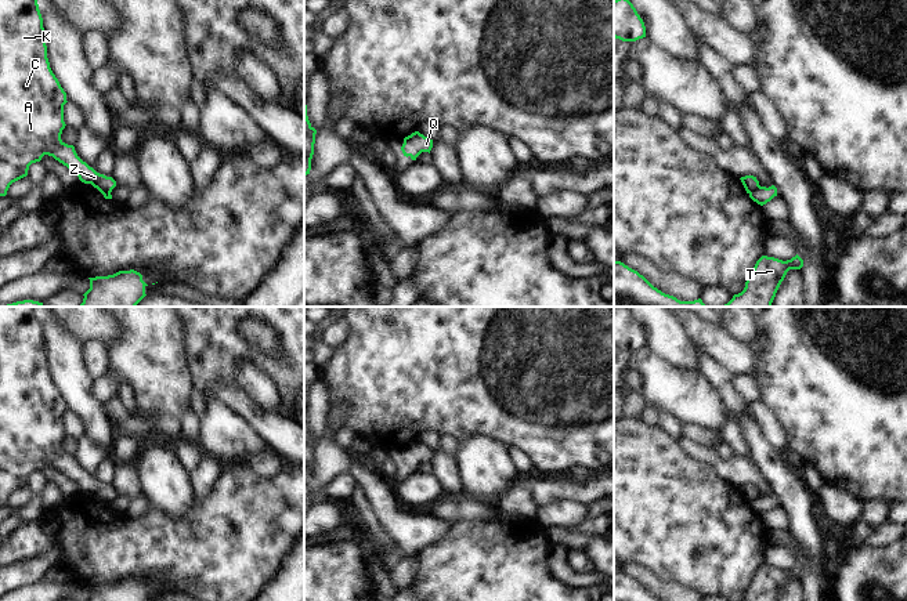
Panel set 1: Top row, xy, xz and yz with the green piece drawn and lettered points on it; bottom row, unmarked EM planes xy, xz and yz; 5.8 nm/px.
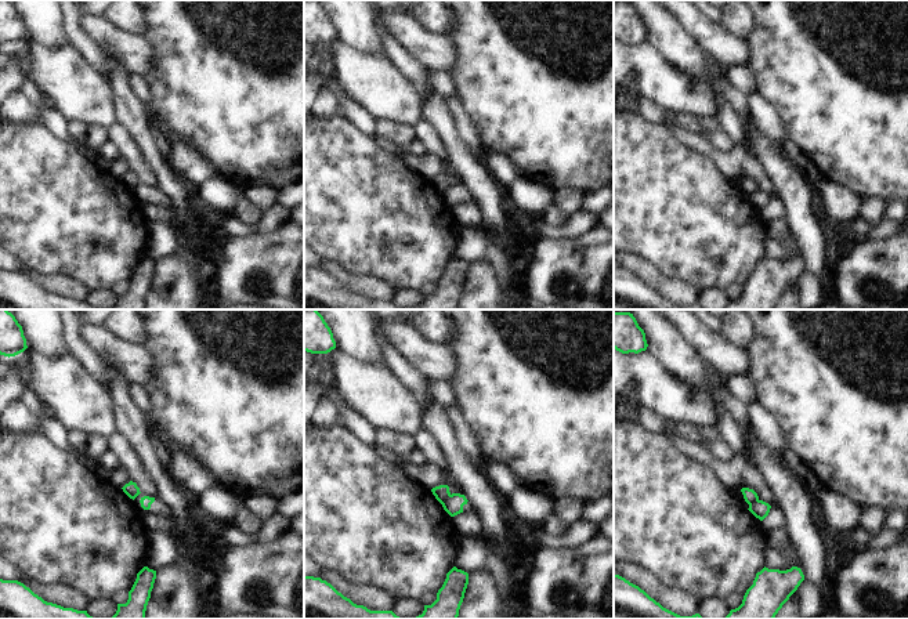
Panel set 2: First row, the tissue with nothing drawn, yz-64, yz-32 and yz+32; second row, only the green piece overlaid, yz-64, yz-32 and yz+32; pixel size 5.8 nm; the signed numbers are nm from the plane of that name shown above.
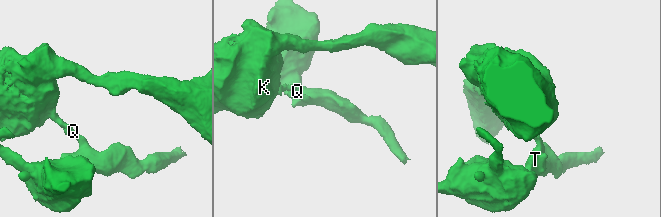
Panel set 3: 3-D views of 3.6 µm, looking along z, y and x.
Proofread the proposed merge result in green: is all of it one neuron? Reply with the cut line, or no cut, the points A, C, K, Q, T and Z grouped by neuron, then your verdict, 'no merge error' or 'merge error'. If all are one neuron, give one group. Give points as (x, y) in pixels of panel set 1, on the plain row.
cut yz (759, 495), (750, 503); groups A C K Z / Q T; merge error

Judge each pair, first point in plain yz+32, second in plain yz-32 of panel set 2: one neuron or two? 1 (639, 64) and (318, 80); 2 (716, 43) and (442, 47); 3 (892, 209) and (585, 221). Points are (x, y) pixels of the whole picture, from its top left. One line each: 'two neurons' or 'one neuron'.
1: two neurons
2: one neuron
3: two neurons

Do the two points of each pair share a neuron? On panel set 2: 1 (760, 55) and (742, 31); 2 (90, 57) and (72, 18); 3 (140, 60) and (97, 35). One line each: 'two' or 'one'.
1: two
2: one
3: one

